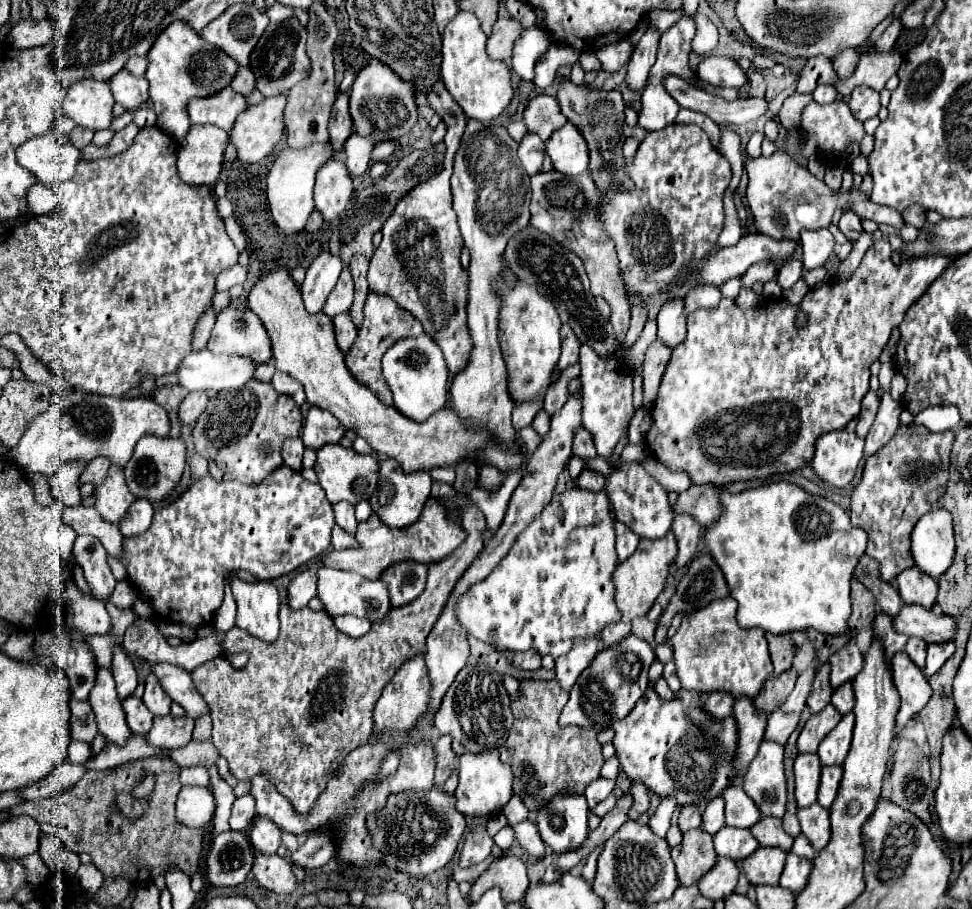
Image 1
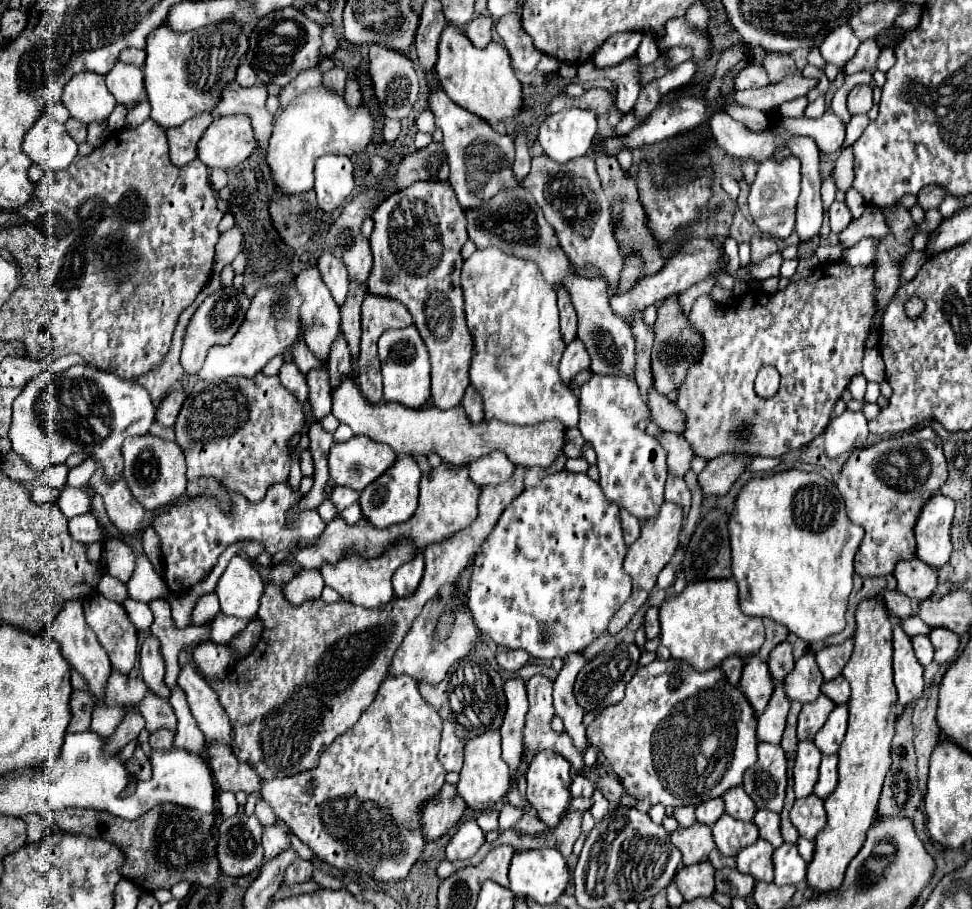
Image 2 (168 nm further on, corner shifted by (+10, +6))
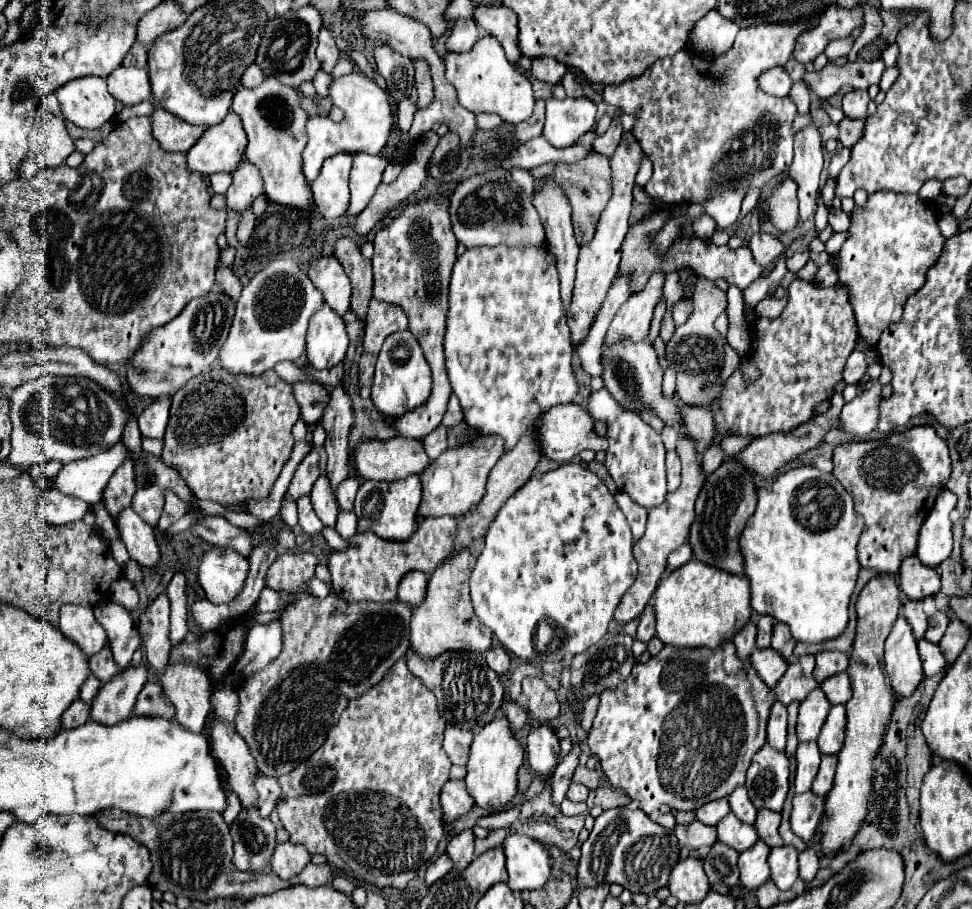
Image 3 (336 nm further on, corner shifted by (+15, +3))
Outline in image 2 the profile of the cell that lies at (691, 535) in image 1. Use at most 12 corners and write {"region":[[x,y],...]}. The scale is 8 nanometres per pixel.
{"region":[[668,473],[666,501],[680,503],[690,511],[690,489],[684,477]]}

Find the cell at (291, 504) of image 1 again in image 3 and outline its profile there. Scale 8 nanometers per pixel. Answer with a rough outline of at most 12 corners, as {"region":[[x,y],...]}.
{"region":[[323,528],[321,534],[335,550],[345,548],[345,540],[335,528]]}

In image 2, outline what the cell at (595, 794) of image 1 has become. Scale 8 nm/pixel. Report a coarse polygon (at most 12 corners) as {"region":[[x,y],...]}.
{"region":[[576,775],[570,785],[572,797],[590,799],[594,785],[586,777]]}

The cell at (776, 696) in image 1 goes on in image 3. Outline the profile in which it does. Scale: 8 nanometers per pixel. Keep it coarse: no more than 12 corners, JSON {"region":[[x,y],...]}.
{"region":[[775,624],[771,648],[783,658],[793,654],[795,640],[787,626]]}

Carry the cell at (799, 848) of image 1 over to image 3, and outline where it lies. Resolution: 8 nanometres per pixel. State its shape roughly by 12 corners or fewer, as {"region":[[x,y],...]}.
{"region":[[807,846],[799,854],[799,878],[809,882],[819,870],[819,852]]}

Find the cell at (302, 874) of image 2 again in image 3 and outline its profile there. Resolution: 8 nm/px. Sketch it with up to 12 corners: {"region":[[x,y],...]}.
{"region":[[307,864],[299,884],[325,886],[333,878],[327,864]]}

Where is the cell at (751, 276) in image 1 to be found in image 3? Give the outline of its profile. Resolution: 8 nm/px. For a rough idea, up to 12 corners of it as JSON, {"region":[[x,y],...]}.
{"region":[[765,232],[749,238],[749,248],[759,266],[769,268],[785,250]]}

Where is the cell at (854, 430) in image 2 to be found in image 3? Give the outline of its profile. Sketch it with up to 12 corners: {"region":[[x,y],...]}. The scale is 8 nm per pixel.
{"region":[[881,386],[865,388],[839,416],[839,430],[863,440],[877,426]]}

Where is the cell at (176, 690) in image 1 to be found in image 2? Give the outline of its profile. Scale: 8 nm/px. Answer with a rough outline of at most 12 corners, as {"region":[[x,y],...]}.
{"region":[[192,665],[178,685],[206,743],[232,747],[234,729],[218,695]]}

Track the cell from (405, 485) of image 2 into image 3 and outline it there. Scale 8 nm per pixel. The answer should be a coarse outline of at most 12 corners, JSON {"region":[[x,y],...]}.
{"region":[[421,480],[363,482],[357,530],[401,540],[417,528]]}

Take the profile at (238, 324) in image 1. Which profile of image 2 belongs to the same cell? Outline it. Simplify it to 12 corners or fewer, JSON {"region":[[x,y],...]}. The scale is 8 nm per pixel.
{"region":[[222,287],[202,301],[184,333],[180,365],[202,369],[210,347],[230,343],[250,299]]}

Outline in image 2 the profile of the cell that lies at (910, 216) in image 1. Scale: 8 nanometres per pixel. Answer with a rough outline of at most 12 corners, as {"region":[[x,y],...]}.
{"region":[[926,187],[918,193],[918,205],[938,209],[946,191]]}

